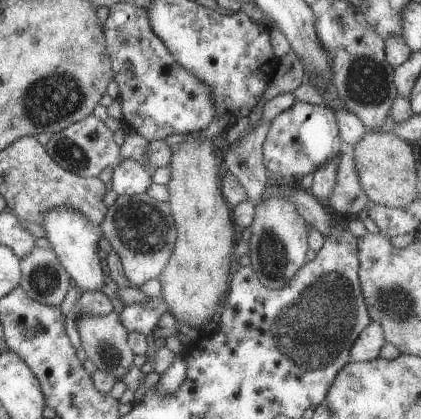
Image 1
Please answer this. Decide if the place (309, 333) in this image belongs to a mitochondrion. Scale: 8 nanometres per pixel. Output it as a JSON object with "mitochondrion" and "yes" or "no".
{"mitochondrion":"yes"}

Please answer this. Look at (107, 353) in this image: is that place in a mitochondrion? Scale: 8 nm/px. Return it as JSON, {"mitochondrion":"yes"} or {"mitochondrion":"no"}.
{"mitochondrion":"yes"}

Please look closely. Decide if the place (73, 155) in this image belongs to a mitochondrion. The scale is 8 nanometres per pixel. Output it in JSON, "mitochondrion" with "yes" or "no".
{"mitochondrion":"yes"}

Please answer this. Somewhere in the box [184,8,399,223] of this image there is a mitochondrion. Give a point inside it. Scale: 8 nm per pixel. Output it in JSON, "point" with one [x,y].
{"point":[367,83]}

